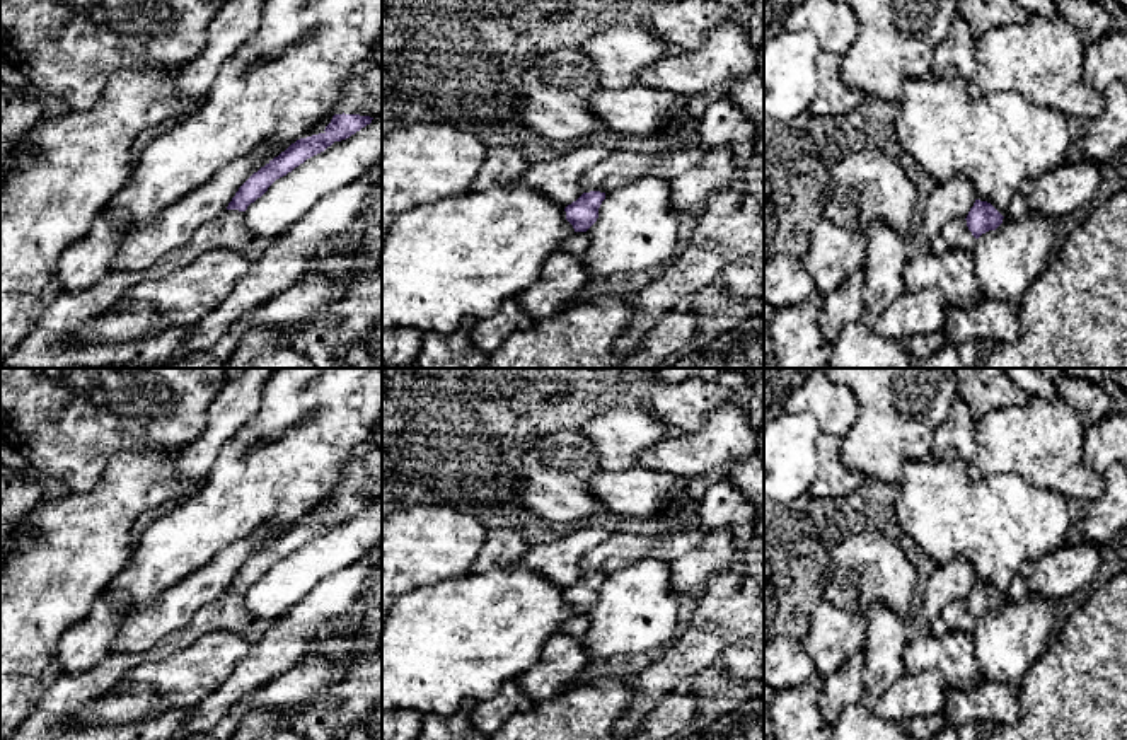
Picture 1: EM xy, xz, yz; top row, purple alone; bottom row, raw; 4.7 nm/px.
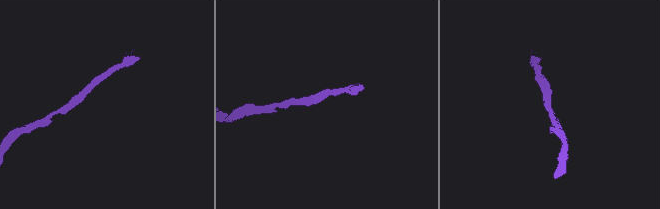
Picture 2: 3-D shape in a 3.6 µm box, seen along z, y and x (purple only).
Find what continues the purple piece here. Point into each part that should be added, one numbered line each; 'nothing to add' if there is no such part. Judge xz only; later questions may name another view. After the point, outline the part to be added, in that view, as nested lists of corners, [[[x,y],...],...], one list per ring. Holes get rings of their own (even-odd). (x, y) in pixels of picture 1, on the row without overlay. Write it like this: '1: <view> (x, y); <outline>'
nothing to add

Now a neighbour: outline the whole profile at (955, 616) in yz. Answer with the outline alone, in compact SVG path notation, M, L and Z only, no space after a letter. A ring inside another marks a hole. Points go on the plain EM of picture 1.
M955 600L955 602L946 604L941 614L933 622L929 622L929 626L934 631L941 631L941 629L962 631L972 636L974 627L975 627L975 619L968 612L967 602Z

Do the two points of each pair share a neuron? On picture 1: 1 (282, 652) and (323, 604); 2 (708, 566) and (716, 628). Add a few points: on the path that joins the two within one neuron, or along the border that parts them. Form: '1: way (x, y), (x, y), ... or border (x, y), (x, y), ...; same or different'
1: way (288, 640), (312, 616); same
2: border (744, 563), (713, 575), (703, 587); different

